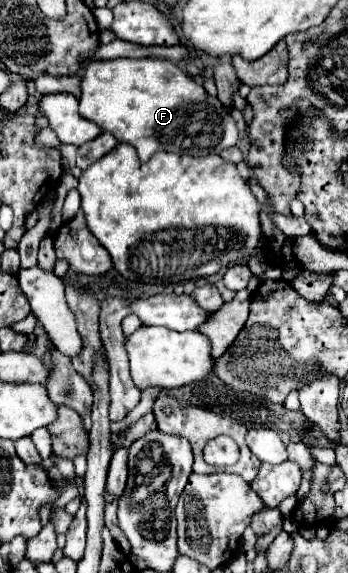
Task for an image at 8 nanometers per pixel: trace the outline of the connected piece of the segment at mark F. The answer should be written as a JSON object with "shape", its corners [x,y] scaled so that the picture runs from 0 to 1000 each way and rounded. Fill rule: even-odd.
{"shape":[[[333,101],[333,105],[270,105],[247,112],[236,133],[236,171],[230,199],[299,230],[322,230],[339,248],[368,248],[397,262],[408,283],[425,283],[448,262],[511,265],[511,269],[632,269],[644,258],[661,258],[684,244],[684,223],[661,195],[626,171],[592,164],[592,157],[534,133],[500,108],[448,105],[448,101]]]}

